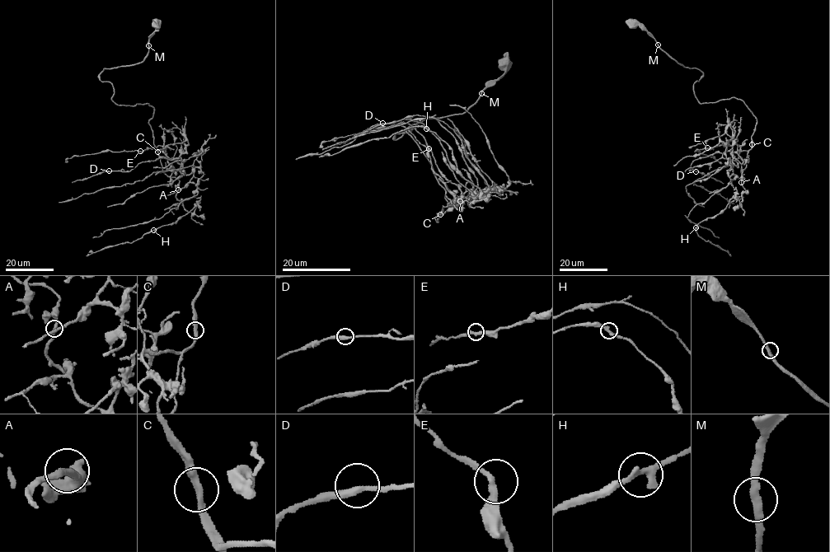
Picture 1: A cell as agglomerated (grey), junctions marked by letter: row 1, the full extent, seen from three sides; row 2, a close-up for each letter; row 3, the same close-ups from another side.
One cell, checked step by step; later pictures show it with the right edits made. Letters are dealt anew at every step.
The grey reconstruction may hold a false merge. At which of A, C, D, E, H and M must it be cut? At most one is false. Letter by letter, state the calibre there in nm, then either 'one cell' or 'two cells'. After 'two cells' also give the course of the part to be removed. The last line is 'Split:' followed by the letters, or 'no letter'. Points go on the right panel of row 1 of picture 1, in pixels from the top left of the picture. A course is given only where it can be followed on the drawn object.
A: calibre 280 nm; one cell
C: calibre 320 nm; one cell
D: calibre 300 nm; one cell
E: calibre 280 nm; one cell
H: calibre 320 nm; one cell
M: calibre 300 nm; one cell
Split: no letter

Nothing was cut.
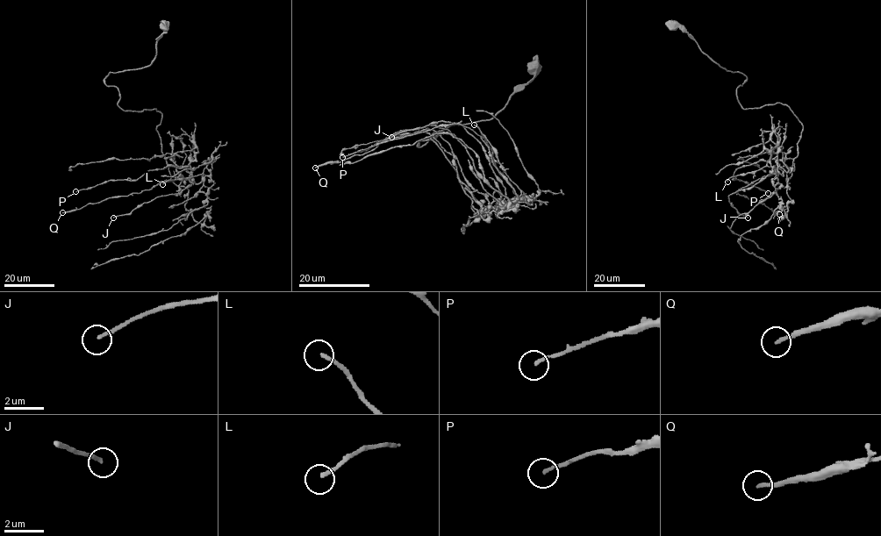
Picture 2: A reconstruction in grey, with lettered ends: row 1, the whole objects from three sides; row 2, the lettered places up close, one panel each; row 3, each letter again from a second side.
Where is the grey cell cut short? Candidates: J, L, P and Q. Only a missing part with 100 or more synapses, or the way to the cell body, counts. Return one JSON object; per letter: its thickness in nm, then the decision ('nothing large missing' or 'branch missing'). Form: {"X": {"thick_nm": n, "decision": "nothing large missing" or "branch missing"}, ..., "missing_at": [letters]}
{"J": {"thick_nm": 170, "decision": "nothing large missing"}, "L": {"thick_nm": 170, "decision": "nothing large missing"}, "P": {"thick_nm": 140, "decision": "nothing large missing"}, "Q": {"thick_nm": 180, "decision": "nothing large missing"}, "missing_at": []}

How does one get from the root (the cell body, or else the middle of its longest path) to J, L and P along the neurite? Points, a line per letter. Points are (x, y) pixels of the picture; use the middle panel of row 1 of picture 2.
J: (535, 66), (418, 144), (462, 232), (505, 195), (483, 145), (391, 137)
L: (535, 66), (491, 118), (418, 144), (438, 136), (471, 199), (462, 232), (521, 193), (474, 125)
P: (535, 66), (491, 118), (418, 144), (438, 136), (471, 199), (462, 232), (494, 190), (447, 130), (342, 157)

